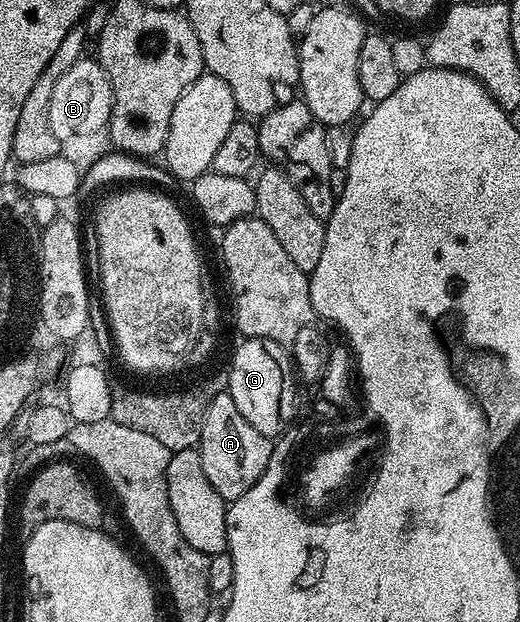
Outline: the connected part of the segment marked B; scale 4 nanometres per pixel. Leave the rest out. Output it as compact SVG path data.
M81 57L62 77L58 77L58 85L54 85L54 93L50 93L50 129L54 129L54 137L61 141L80 141L92 137L95 131L103 132L112 115L112 86L110 77L104 72L104 67L95 58Z

